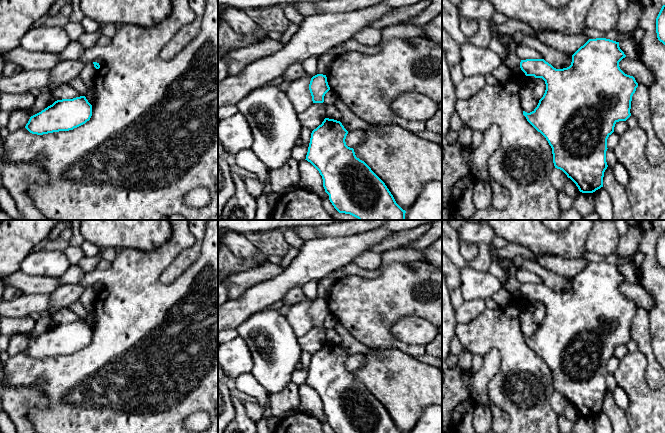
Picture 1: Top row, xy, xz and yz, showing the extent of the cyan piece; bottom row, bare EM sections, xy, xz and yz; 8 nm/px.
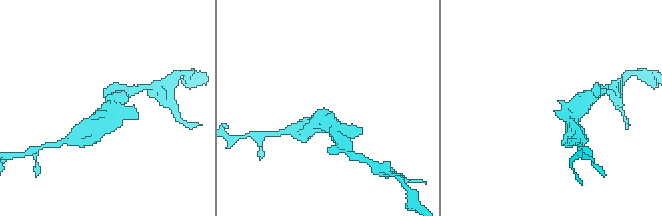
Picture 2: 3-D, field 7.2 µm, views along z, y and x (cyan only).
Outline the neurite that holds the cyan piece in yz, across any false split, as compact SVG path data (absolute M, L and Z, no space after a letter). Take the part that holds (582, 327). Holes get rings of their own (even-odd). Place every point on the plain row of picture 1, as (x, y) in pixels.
M589 263L573 279L571 289L556 293L544 283L521 284L526 300L542 302L546 308L543 321L530 337L523 335L527 345L540 356L552 372L555 392L562 394L582 417L593 417L603 411L607 363L615 348L630 340L632 320L638 311L633 300L625 298L619 286L626 279L619 266Z

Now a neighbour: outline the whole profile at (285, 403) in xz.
M289 384L281 392L270 394L269 405L272 416L284 419L299 412L299 390Z

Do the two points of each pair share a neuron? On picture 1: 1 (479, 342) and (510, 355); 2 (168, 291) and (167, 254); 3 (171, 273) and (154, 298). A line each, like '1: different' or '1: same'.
1: same
2: same
3: different

